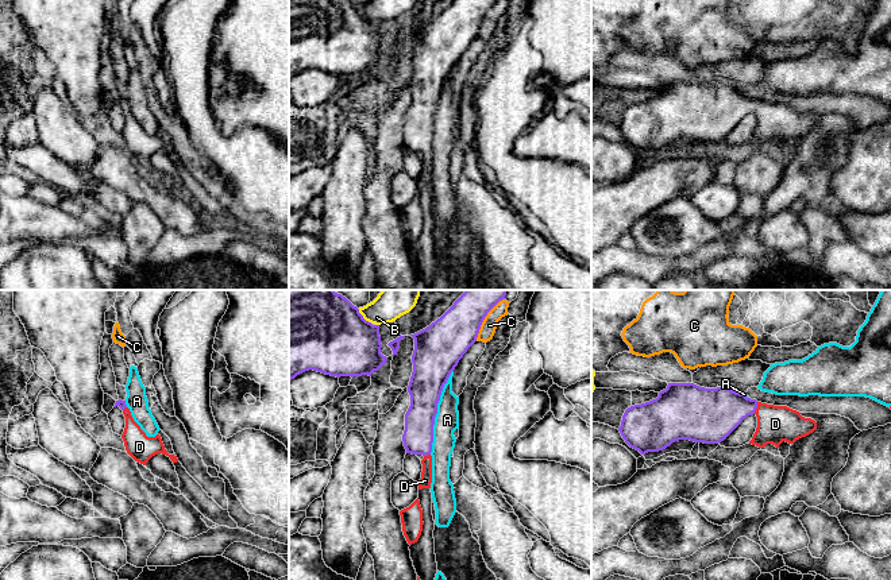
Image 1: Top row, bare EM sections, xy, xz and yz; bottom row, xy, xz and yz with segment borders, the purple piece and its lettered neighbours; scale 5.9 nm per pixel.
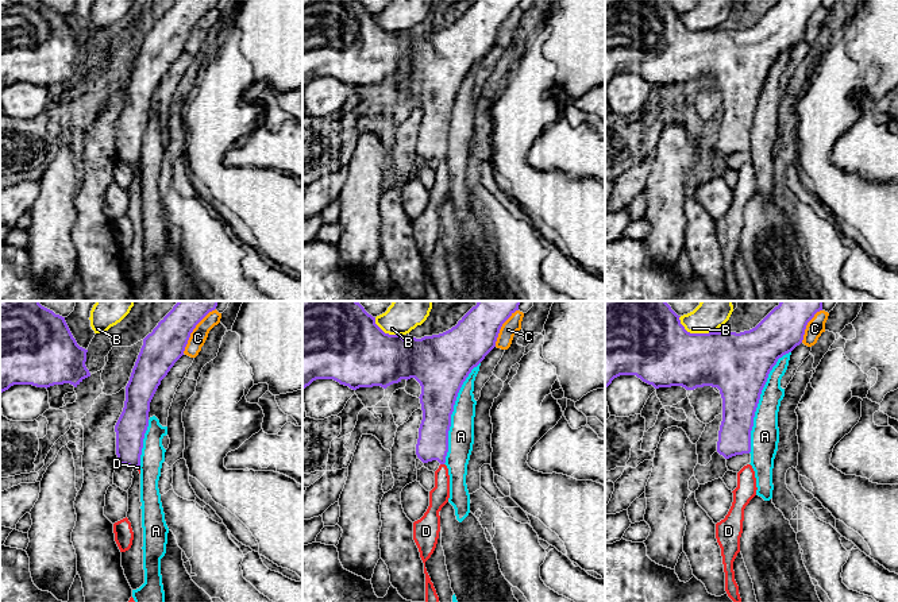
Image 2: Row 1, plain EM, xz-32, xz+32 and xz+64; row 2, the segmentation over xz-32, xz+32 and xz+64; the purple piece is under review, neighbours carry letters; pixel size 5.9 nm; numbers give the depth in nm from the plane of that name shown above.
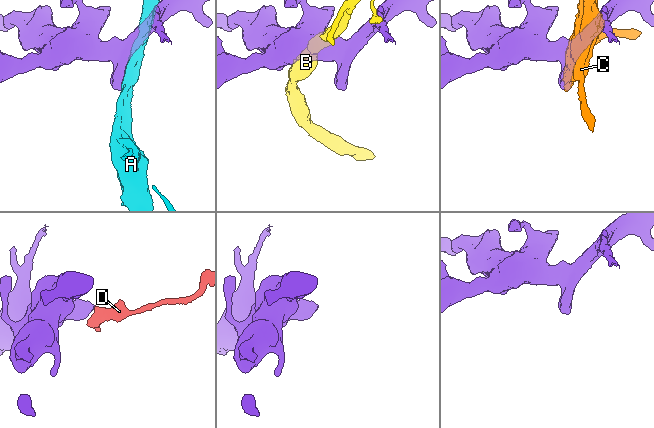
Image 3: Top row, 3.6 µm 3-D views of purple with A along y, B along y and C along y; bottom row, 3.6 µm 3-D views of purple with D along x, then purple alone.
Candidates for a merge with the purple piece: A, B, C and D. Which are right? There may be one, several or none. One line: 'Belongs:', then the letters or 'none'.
Belongs: D

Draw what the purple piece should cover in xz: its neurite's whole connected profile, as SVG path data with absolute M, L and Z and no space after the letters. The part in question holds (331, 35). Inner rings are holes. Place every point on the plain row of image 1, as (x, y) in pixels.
M289 0L289 78L313 67L331 74L371 74L387 58L381 51L379 23L366 19L351 0Z

